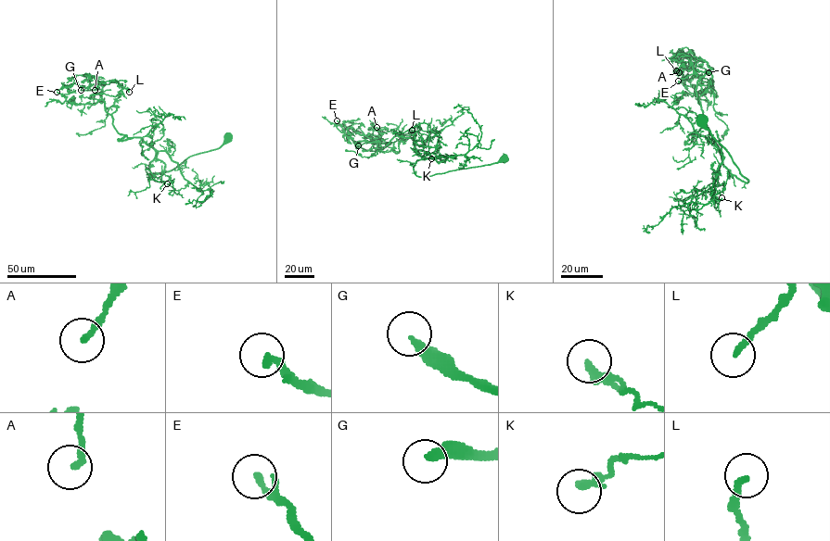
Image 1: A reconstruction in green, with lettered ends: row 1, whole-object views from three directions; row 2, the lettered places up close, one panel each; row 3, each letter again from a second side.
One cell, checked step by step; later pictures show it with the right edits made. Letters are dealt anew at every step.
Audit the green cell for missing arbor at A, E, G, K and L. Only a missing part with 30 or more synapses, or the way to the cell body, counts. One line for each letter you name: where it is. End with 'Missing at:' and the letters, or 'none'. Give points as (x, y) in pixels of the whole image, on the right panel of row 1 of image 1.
G: place (708, 72)
Missing at: G

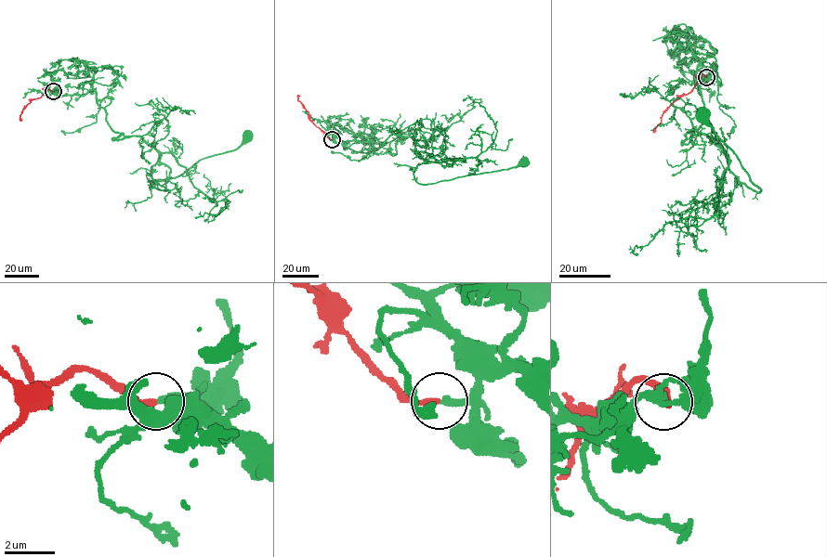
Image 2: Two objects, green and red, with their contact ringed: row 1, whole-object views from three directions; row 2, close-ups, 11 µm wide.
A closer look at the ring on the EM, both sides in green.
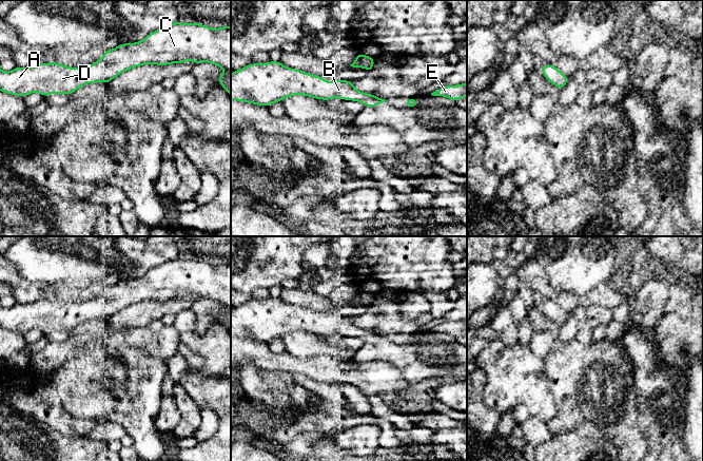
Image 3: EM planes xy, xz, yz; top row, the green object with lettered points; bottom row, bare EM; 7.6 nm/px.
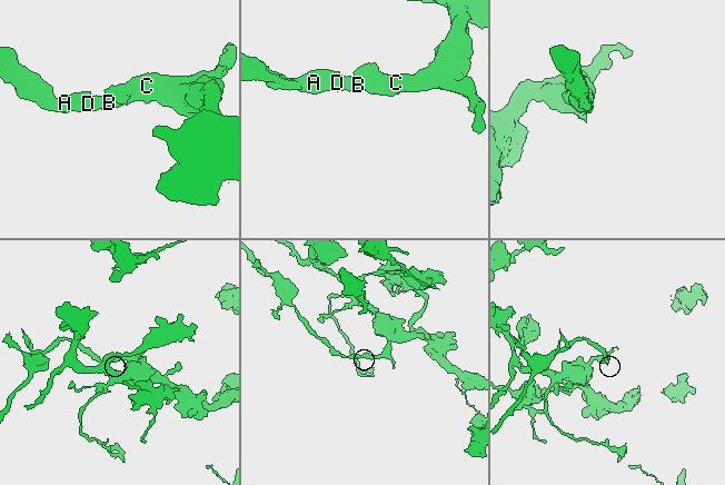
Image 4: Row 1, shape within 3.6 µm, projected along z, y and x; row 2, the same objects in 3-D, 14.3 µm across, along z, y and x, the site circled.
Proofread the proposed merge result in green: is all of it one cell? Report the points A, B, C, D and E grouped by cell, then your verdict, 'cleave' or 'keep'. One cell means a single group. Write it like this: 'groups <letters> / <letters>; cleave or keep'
groups A B C D E; keep

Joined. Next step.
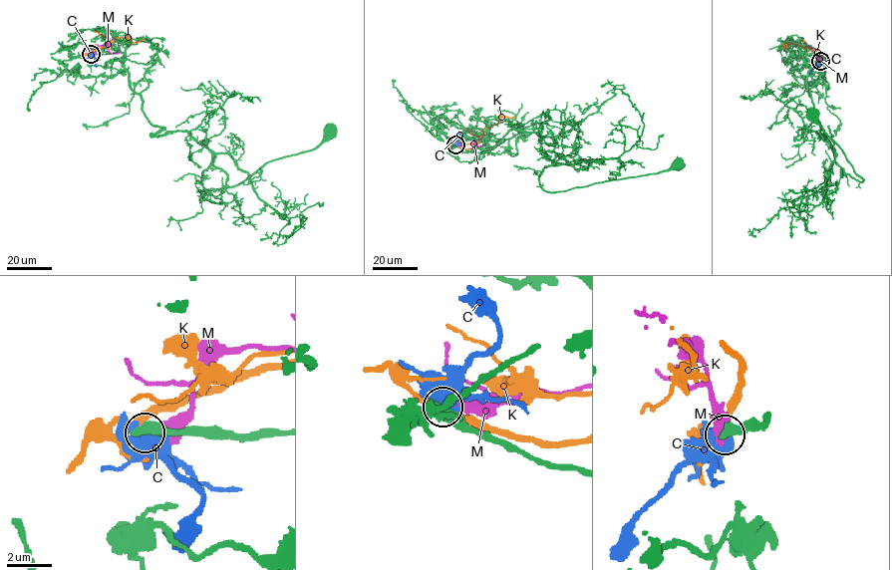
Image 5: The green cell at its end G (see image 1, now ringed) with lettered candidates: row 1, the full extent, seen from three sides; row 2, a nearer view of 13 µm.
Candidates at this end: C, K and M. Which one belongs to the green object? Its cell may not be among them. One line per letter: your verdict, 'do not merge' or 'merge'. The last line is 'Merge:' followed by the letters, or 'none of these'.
C: merge
K: do not merge
M: do not merge
Merge: C

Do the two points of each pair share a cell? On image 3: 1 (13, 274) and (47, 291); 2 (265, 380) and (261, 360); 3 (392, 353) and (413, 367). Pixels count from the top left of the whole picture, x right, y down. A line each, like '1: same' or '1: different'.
1: same
2: different
3: same

